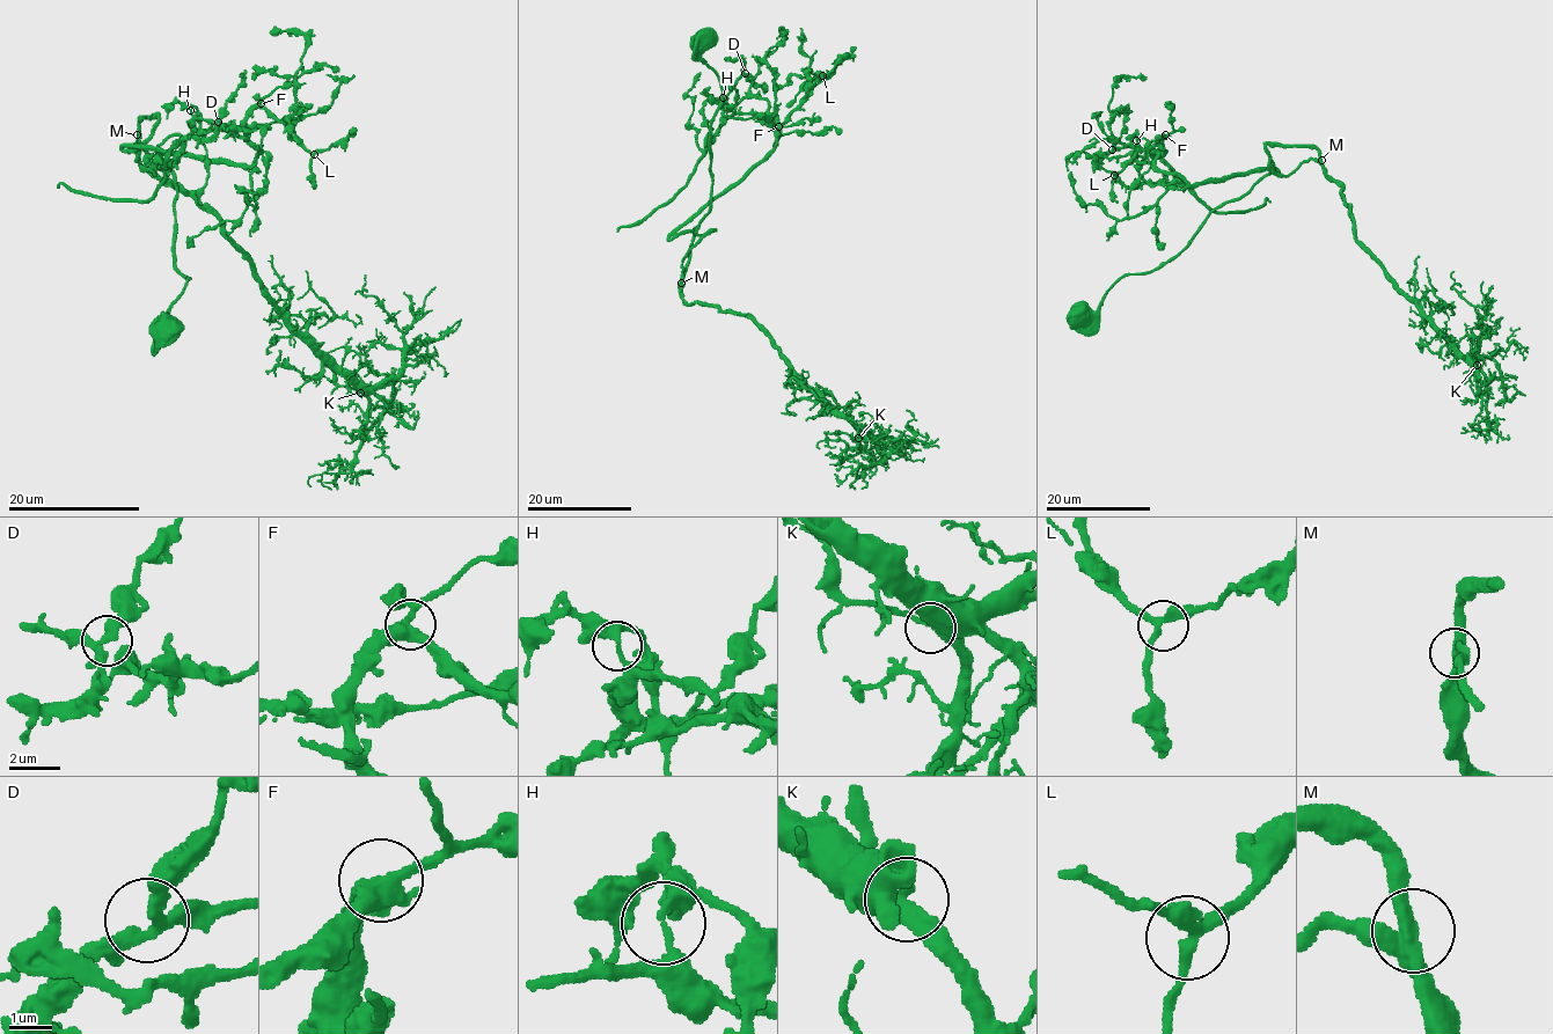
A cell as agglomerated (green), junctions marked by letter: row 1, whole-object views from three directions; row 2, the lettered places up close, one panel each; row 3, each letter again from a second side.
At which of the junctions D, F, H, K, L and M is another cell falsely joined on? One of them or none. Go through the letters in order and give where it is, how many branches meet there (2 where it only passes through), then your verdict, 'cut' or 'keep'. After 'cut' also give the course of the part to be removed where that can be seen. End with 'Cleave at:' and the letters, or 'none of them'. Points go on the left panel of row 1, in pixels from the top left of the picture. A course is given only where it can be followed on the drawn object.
D: at (218, 122); 3 branches meet; keep
F: at (261, 103); 3 branches meet; keep
H: at (190, 110); 3 branches meet; cut; foreign part runs (190, 110), (191, 137), (147, 200), (104, 199), (70, 190), (61, 184), (57, 188)
K: at (360, 393); 3 branches meet; keep
L: at (314, 154); 3 branches meet; keep
M: at (137, 134); 3 branches meet; keep
Cleave at: H

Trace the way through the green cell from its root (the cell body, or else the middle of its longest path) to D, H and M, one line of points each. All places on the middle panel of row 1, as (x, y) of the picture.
D: (698, 42), (715, 232), (682, 279), (676, 232), (776, 142), (724, 114), (745, 73)
H: (698, 42), (722, 104), (696, 233), (715, 232), (682, 279), (697, 227), (676, 232), (777, 137), (723, 97)
M: (698, 42), (722, 104), (711, 125), (711, 212), (696, 233), (715, 232), (687, 254), (681, 283)

